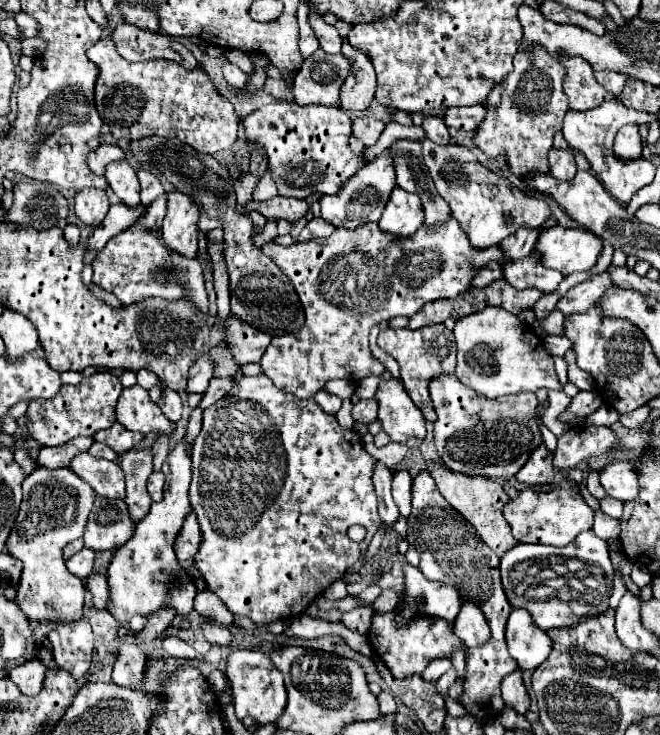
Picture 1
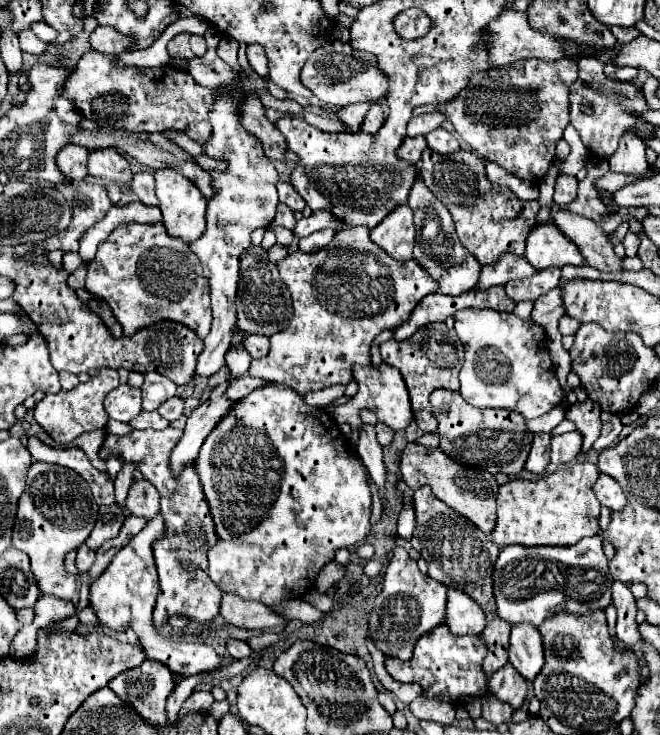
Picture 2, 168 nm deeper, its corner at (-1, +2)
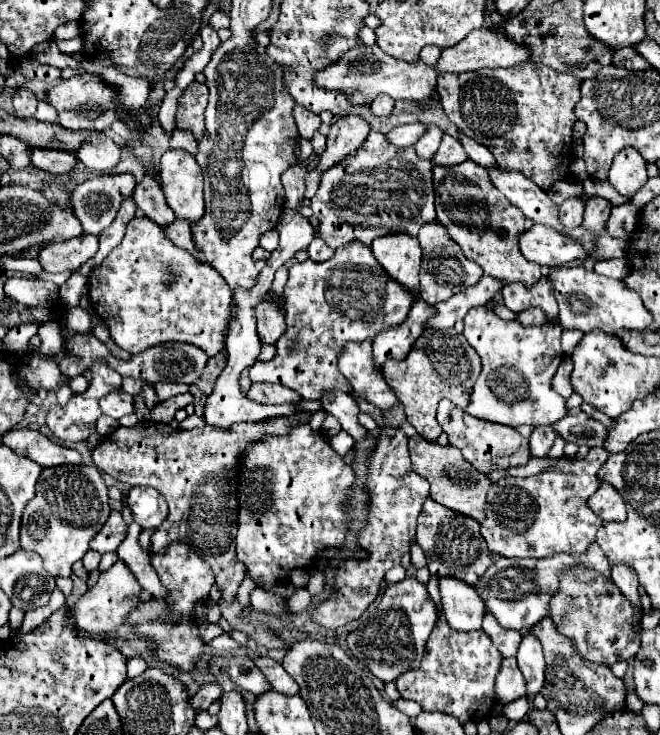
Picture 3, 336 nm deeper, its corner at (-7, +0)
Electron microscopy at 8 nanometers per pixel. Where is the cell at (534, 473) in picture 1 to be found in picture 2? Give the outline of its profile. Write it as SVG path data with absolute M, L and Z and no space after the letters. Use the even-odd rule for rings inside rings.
M534 434L532 450L526 460L526 470L542 476L548 464L550 464L550 434Z

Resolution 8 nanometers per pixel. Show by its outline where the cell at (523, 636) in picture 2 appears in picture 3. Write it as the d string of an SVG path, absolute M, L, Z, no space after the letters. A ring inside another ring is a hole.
M526 634L520 642L516 658L518 658L518 666L526 678L528 694L538 694L544 684L544 668L546 668L540 640L534 634Z

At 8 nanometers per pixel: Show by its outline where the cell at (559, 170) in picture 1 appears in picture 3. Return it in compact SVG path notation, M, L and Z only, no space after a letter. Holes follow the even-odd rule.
M572 196L560 204L560 220L566 228L576 228L582 224L584 200L580 196Z

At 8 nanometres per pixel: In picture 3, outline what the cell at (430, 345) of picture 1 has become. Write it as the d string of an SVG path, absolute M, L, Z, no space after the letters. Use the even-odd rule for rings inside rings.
M454 328L450 330L424 330L424 334L416 340L410 354L396 362L388 360L382 370L386 382L394 388L400 398L408 422L418 430L418 434L426 440L436 440L442 434L442 428L436 420L436 406L440 398L450 398L458 408L466 408L468 394L480 374L480 356L468 344L468 340L458 334Z

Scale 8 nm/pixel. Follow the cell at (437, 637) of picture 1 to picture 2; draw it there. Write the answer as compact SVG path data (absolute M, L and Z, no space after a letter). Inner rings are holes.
M440 624L430 634L422 636L414 648L414 658L410 662L386 660L388 674L398 682L414 682L422 686L424 696L438 698L452 704L462 704L472 696L484 696L488 692L488 678L482 670L482 660L486 656L486 642L482 636L462 636L462 646L456 636Z

